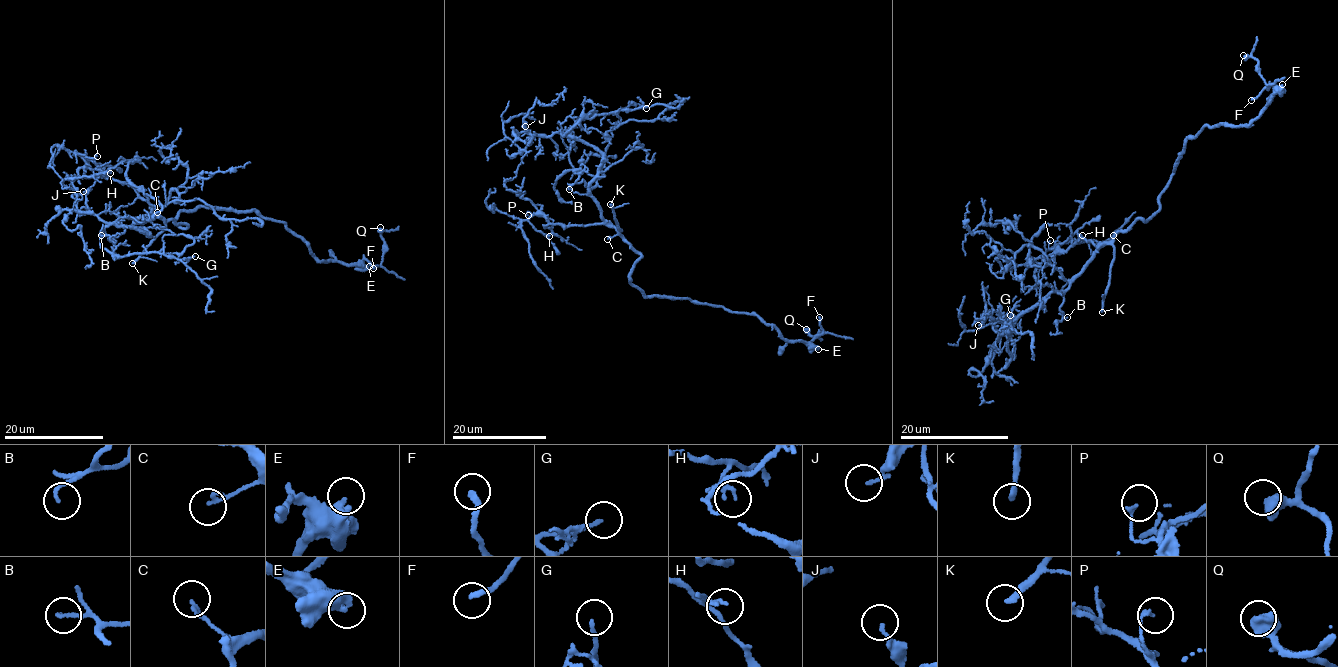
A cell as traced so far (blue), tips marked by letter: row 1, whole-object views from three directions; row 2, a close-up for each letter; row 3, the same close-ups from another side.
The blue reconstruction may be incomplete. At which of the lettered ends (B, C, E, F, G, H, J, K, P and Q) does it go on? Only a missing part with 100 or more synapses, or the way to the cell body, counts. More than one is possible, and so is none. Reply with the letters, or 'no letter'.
E, K

